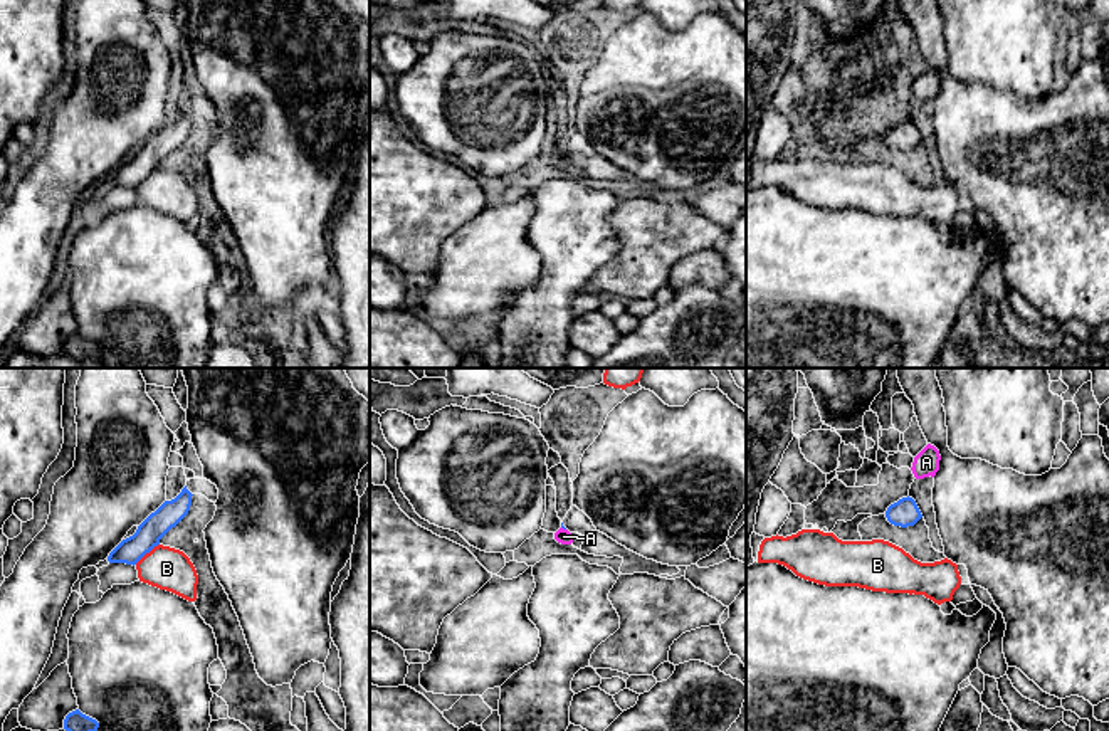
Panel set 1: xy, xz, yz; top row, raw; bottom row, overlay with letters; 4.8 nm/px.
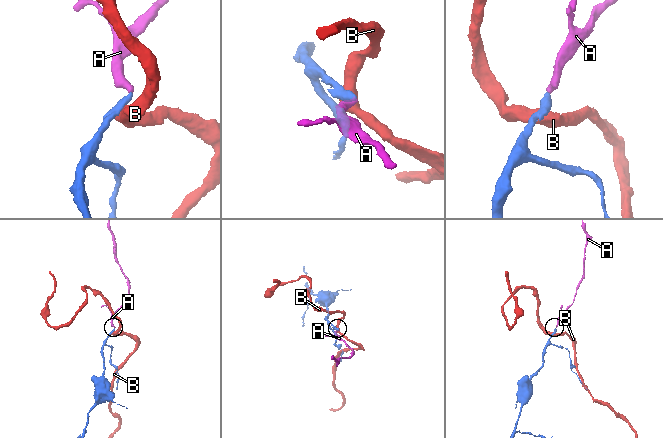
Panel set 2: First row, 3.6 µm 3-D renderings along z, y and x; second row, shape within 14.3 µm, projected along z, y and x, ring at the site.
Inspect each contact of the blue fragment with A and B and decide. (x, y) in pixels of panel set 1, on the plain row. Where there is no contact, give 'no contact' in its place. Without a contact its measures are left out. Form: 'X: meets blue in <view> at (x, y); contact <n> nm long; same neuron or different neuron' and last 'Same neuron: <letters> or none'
A: meets blue in xz at (563, 152); contact 30 nm long; same neuron
B: meets blue in xy at (147, 175); contact 160 nm long; different neuron
Same neuron: A

